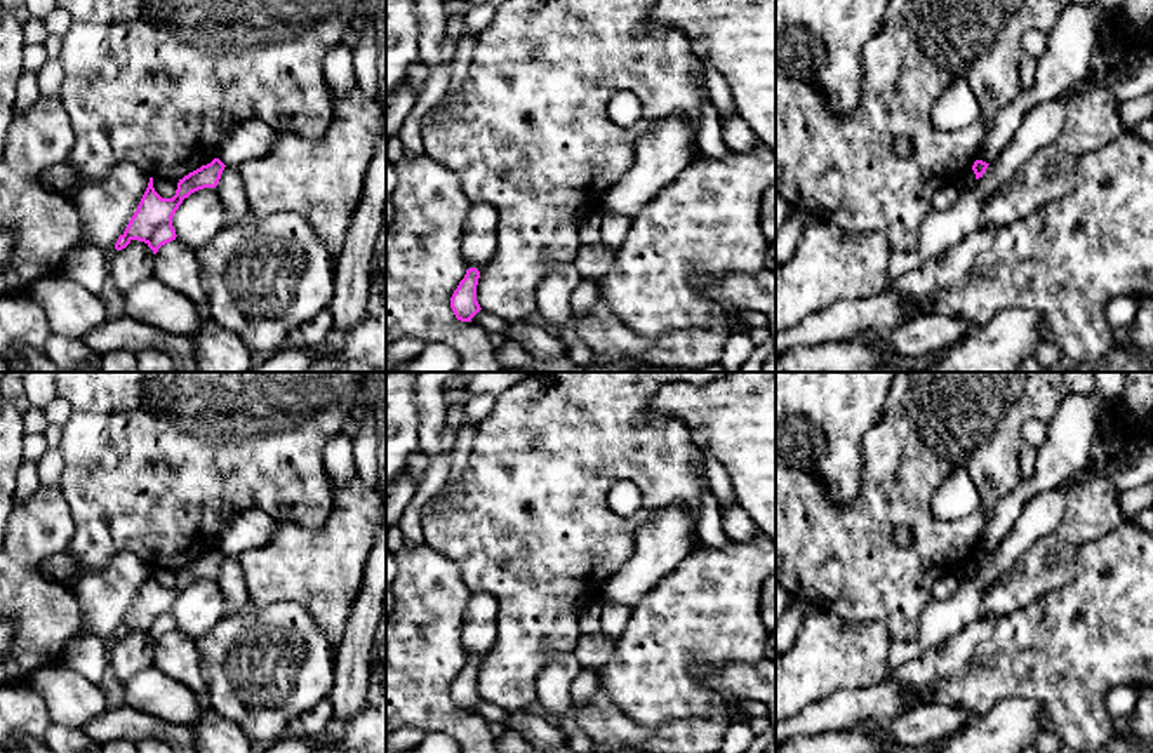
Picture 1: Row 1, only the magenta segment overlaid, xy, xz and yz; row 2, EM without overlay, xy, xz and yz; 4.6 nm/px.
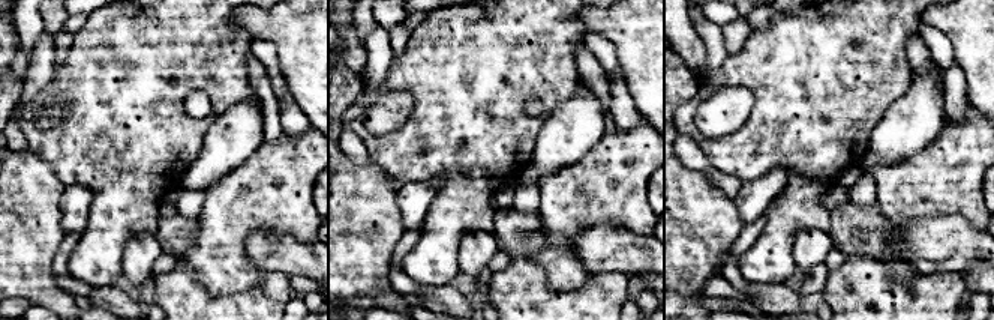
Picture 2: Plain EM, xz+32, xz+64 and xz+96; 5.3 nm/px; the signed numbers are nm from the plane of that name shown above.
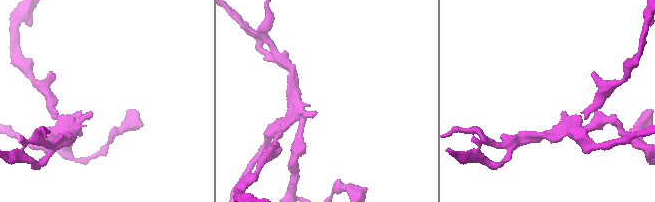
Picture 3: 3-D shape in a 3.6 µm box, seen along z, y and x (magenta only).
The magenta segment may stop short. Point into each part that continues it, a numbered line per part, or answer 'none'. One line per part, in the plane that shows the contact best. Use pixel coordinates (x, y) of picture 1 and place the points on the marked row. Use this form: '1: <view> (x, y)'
none

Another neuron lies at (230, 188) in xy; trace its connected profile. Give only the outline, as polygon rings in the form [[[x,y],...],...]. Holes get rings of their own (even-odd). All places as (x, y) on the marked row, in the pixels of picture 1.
[[[224,167],[216,191],[223,202],[224,224],[243,221],[250,214],[238,167]]]

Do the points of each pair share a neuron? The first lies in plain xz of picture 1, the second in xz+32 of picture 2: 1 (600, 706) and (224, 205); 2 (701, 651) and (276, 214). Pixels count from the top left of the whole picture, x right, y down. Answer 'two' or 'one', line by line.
1: two
2: one

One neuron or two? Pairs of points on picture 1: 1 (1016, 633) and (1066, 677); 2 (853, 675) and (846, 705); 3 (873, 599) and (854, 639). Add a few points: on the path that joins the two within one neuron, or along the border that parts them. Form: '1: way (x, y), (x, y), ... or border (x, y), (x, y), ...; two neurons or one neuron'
1: way (1028, 646), (1035, 653), (1042, 653), (1054, 665); one neuron
2: border (887, 677), (872, 686), (839, 689), (811, 705); two neurons
3: border (823, 609), (847, 621), (880, 621), (893, 639); two neurons

